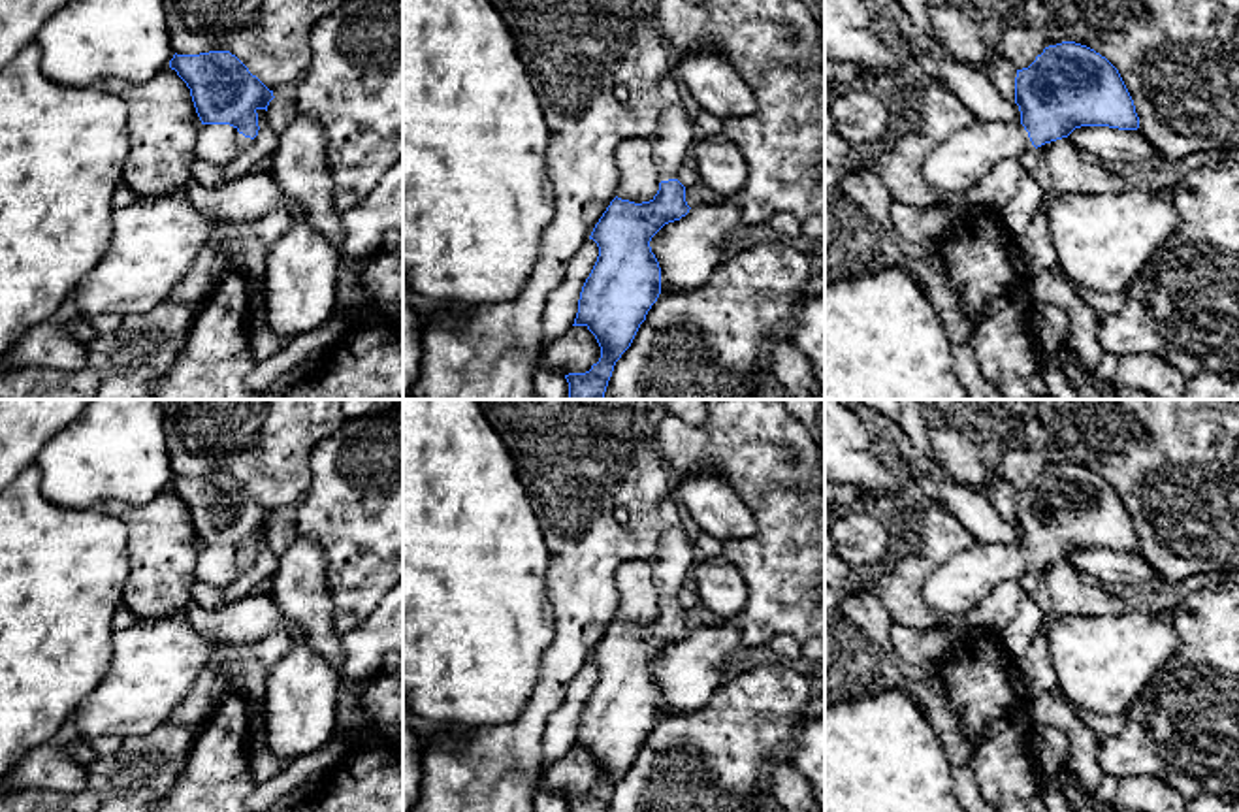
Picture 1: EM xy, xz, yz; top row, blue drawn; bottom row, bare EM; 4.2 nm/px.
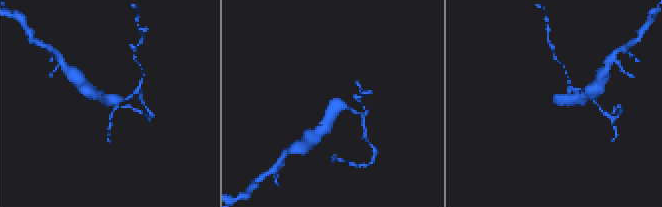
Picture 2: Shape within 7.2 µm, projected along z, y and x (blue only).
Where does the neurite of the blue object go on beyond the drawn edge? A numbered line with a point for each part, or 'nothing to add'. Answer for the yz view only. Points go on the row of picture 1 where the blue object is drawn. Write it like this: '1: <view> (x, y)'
1: yz (966, 157)

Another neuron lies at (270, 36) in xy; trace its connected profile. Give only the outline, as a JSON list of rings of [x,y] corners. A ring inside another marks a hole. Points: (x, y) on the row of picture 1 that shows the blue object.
[[[164,0],[177,55],[230,51],[269,90],[299,83],[314,23],[345,0]]]

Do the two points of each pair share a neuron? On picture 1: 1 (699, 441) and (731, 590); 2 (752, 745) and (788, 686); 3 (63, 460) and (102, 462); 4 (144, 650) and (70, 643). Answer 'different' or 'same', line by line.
1: different
2: same
3: same
4: different

